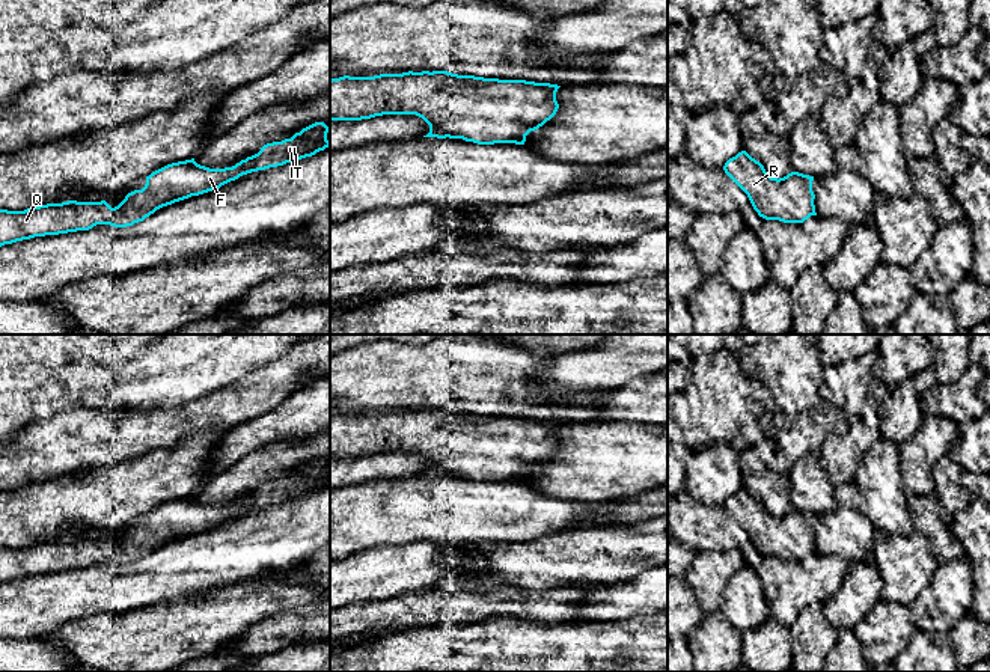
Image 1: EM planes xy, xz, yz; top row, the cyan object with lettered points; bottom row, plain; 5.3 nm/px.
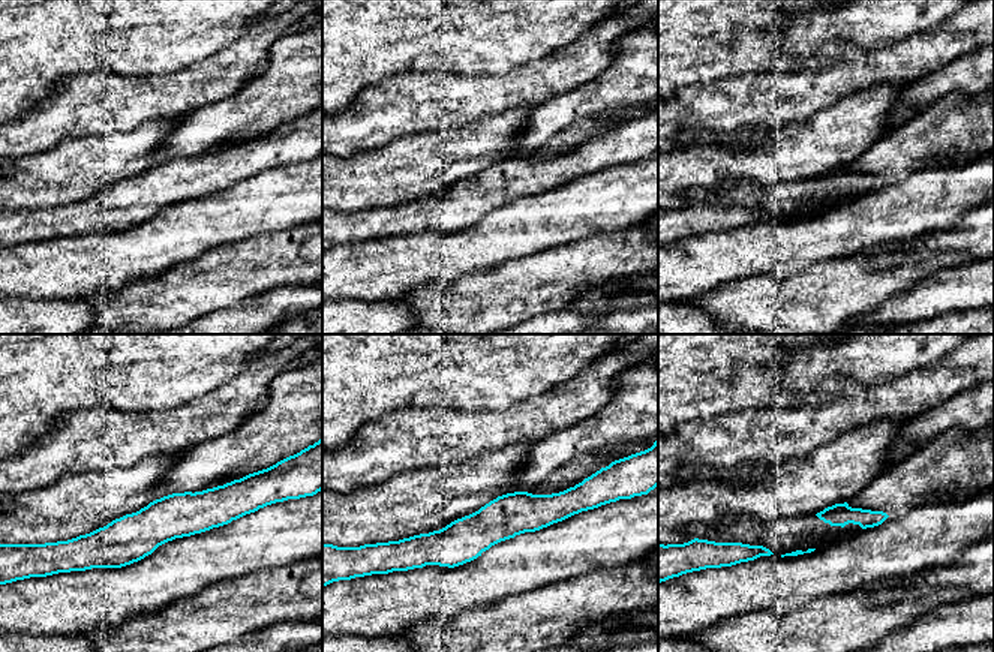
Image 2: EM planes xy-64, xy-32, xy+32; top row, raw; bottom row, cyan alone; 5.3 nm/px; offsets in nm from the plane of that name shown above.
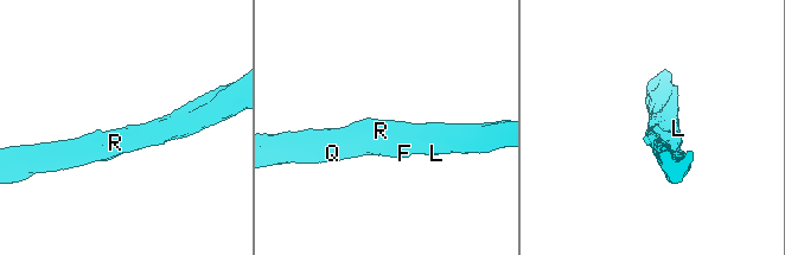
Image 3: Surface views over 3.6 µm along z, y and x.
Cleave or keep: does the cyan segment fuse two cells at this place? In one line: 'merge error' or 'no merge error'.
no merge error

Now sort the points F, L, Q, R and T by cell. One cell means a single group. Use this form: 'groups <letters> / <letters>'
groups F L Q R T

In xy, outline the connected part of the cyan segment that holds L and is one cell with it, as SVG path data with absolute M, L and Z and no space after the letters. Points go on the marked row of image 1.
M315 122L303 128L300 133L295 133L291 139L267 143L261 148L258 154L241 160L232 167L225 169L209 169L200 166L194 161L194 158L167 164L146 176L145 187L142 190L134 190L128 193L125 199L115 208L112 208L105 200L68 200L62 203L32 206L24 211L0 209L0 247L35 237L89 231L96 225L110 225L115 228L133 226L134 223L143 221L146 217L149 217L163 206L188 199L191 196L199 196L217 190L222 185L235 181L243 175L312 157L316 152L324 151L330 146L330 142L327 140L327 133L328 127L324 122Z

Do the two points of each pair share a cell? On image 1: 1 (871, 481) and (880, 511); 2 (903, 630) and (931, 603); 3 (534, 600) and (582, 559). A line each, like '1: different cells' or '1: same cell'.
1: same cell
2: different cells
3: different cells

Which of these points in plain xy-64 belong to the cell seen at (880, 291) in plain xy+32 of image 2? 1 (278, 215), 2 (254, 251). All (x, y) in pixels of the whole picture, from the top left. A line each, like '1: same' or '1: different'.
1: different
2: same

